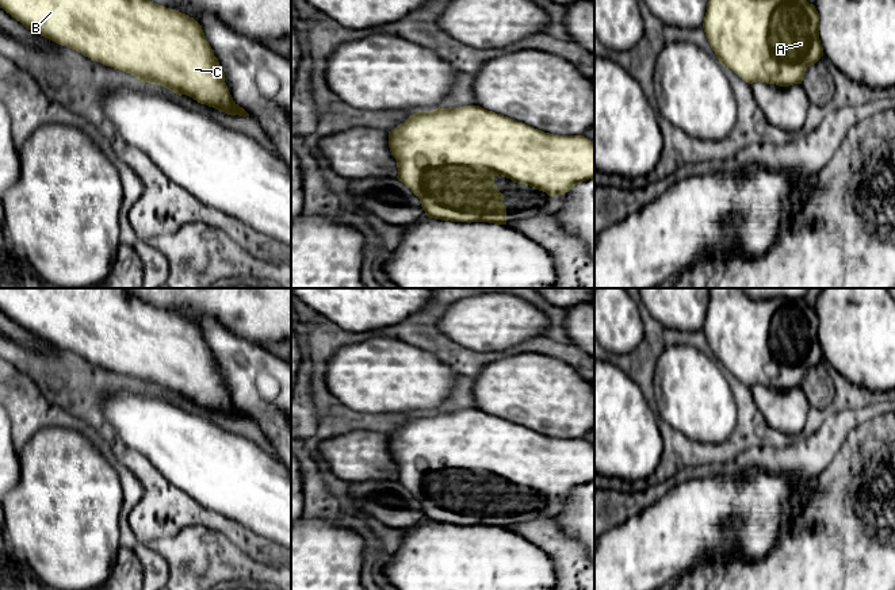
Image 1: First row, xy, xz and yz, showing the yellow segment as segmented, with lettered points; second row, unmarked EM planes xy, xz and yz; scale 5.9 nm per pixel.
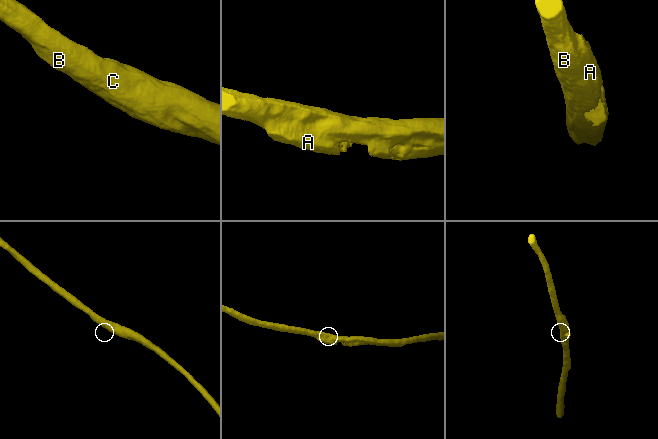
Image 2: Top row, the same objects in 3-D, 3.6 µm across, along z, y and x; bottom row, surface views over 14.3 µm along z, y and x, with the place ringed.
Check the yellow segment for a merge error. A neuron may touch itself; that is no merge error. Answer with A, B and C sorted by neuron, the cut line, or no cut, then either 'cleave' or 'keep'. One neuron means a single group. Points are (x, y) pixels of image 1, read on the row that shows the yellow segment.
A B C; no cut; keep

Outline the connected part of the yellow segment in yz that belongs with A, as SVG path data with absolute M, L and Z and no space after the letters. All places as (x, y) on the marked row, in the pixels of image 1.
M708 0L703 28L720 64L749 84L757 81L779 87L802 84L806 69L823 55L819 14L807 0Z

